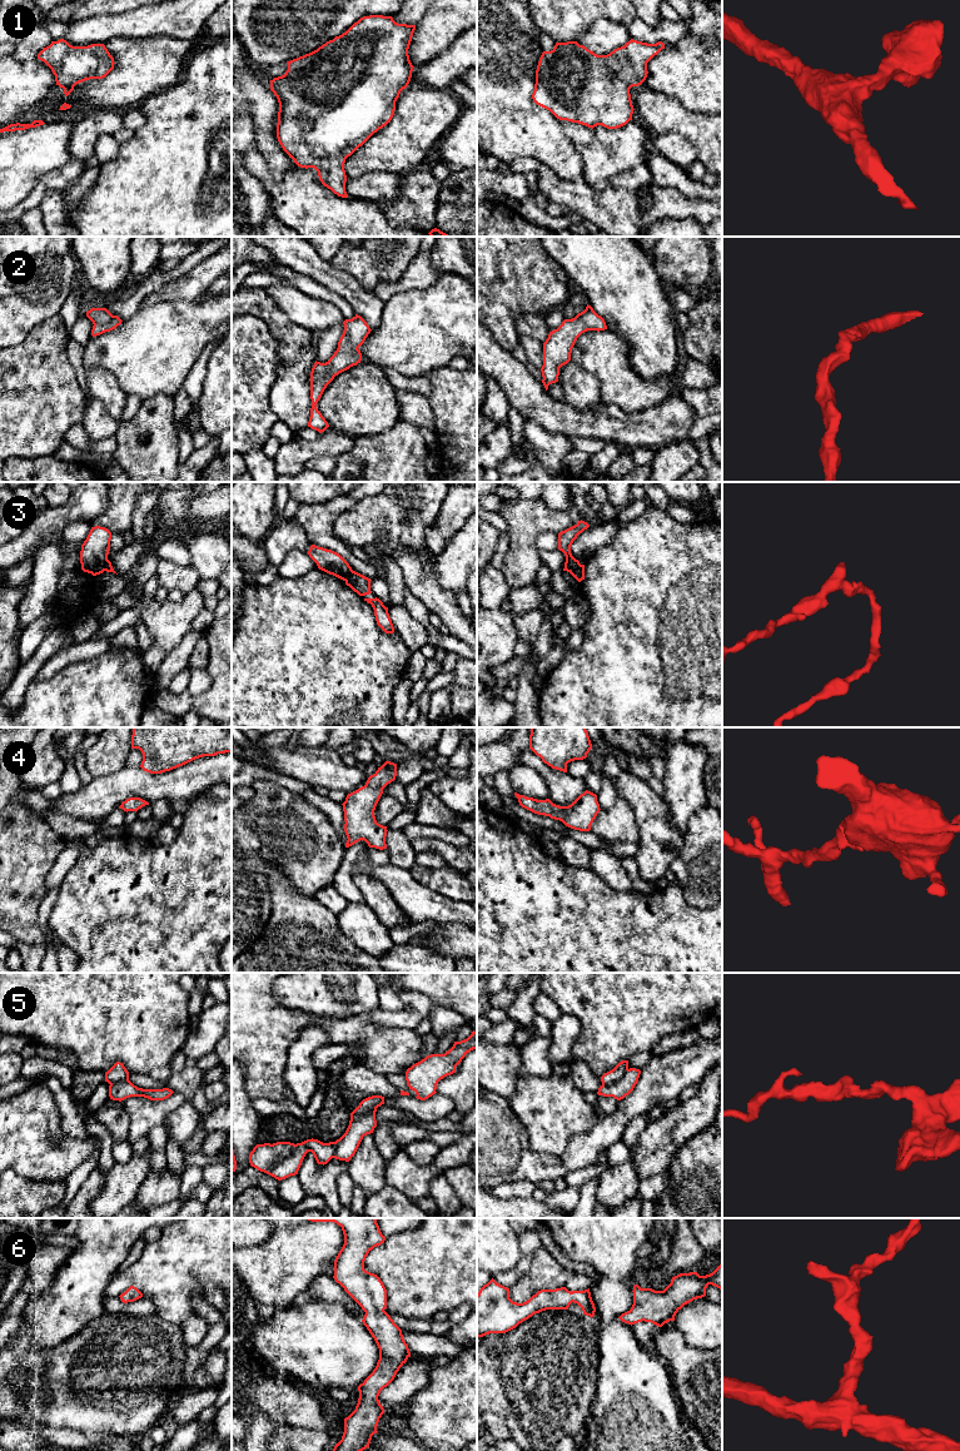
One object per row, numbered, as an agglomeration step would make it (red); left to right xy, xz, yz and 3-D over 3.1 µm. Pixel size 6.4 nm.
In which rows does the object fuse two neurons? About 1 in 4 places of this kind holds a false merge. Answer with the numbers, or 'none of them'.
3, 5

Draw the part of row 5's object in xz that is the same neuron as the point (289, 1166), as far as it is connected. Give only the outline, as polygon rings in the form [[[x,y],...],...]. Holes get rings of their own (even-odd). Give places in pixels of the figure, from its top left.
[[[297,1144],[294,1151],[285,1158],[278,1161],[267,1174],[278,1181],[298,1174],[302,1162],[308,1153],[308,1148],[303,1144]]]

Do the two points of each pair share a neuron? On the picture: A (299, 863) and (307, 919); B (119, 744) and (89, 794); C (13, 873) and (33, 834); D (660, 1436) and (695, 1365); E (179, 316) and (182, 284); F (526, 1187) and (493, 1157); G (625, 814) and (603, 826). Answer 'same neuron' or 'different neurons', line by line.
A: different neurons
B: different neurons
C: same neuron
D: different neurons
E: different neurons
F: different neurons
G: same neuron

